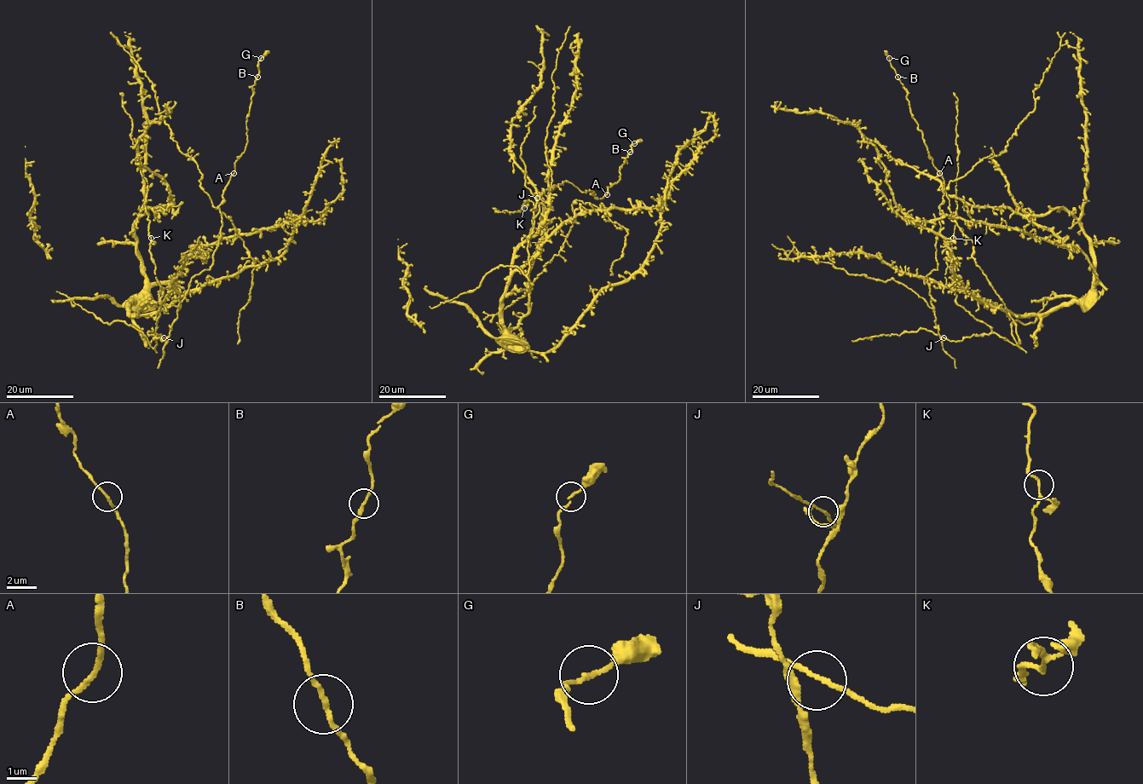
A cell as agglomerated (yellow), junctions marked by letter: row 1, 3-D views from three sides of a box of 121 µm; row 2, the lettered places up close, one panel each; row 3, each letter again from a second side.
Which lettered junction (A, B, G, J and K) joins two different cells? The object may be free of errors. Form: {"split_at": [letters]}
{"split_at": []}

